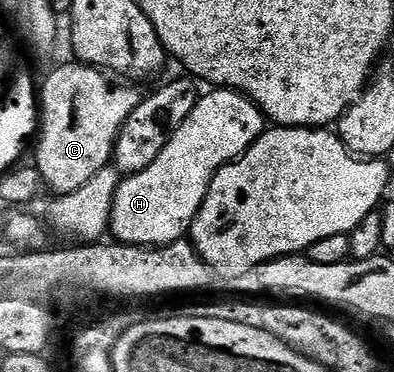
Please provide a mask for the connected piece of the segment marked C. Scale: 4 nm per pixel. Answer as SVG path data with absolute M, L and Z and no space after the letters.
M70 61L51 71L41 83L41 118L33 166L43 178L44 188L56 196L68 195L85 181L97 177L112 162L121 125L137 109L141 98L136 84L112 77L98 67Z

